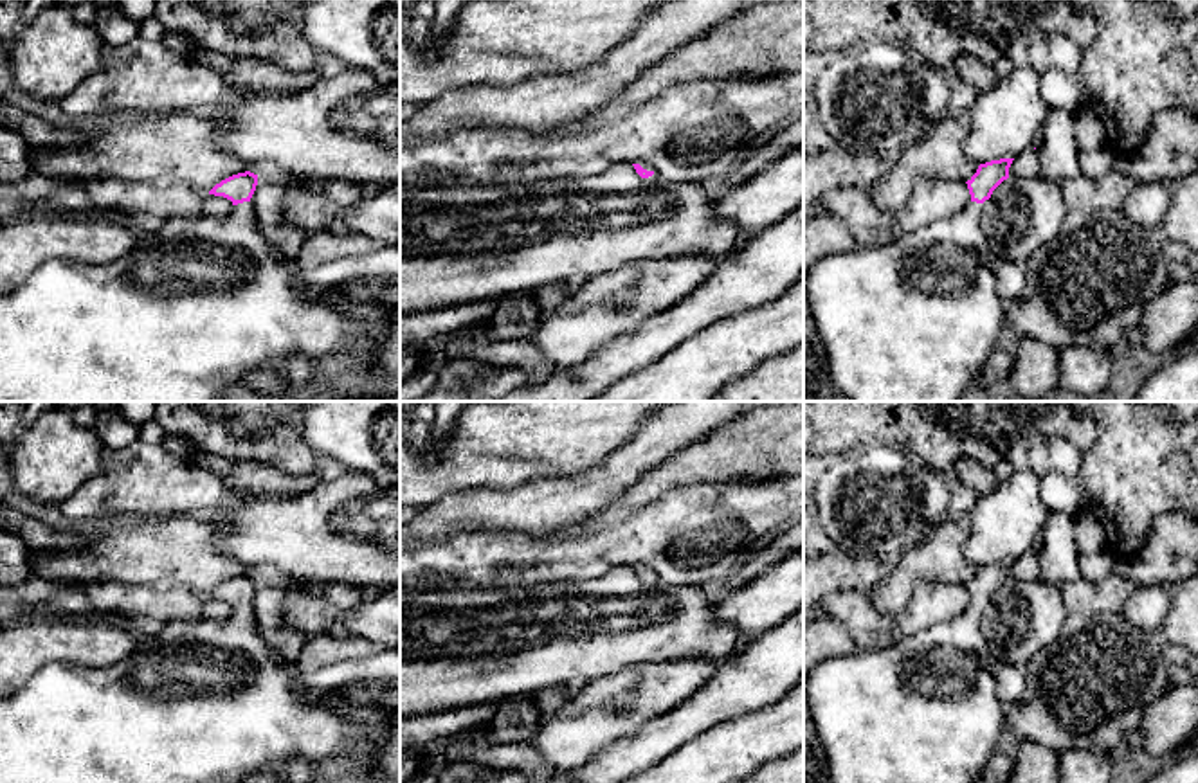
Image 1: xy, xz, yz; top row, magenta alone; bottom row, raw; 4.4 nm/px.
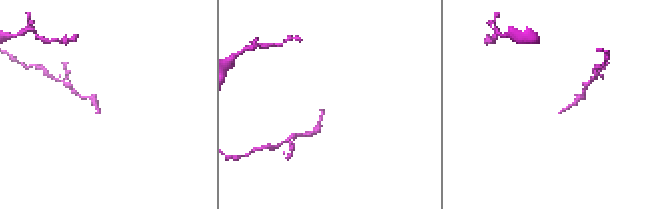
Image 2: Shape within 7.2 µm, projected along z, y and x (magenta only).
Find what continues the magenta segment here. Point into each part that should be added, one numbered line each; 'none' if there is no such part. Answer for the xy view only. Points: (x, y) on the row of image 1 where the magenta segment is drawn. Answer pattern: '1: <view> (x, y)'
1: xy (191, 310)

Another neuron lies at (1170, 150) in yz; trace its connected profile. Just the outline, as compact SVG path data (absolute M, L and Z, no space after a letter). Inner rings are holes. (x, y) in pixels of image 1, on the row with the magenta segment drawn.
M1182 108L1158 112L1142 148L1117 157L1115 171L1137 184L1169 184L1198 167L1198 115Z

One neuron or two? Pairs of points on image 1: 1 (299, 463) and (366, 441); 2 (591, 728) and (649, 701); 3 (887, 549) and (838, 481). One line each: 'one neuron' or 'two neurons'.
1: two neurons
2: one neuron
3: one neuron

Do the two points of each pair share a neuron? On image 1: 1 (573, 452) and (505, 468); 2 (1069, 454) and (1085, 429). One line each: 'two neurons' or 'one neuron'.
1: one neuron
2: two neurons

